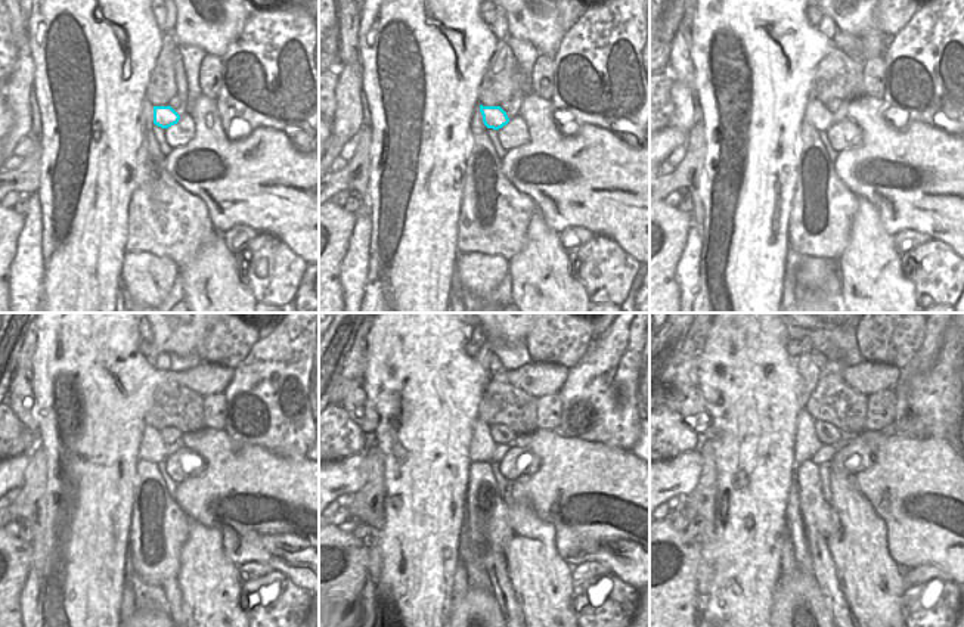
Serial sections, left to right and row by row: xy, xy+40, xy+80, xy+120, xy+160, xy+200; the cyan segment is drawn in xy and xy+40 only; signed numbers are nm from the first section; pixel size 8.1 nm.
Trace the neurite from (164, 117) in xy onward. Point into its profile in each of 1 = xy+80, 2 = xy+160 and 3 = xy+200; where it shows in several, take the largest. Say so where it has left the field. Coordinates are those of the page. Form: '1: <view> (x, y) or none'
1: xy+80 (817, 114)
2: xy+160 (482, 447)
3: xy+200 (808, 443)

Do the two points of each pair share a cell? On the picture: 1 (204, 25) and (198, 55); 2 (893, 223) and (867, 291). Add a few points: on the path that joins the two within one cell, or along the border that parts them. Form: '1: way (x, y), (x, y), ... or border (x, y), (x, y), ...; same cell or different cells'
1: border (177, 43), (198, 46), (205, 53); different cells
2: border (871, 204), (877, 210), (882, 226), (892, 236); different cells

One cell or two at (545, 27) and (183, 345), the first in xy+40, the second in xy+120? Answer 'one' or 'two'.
one

